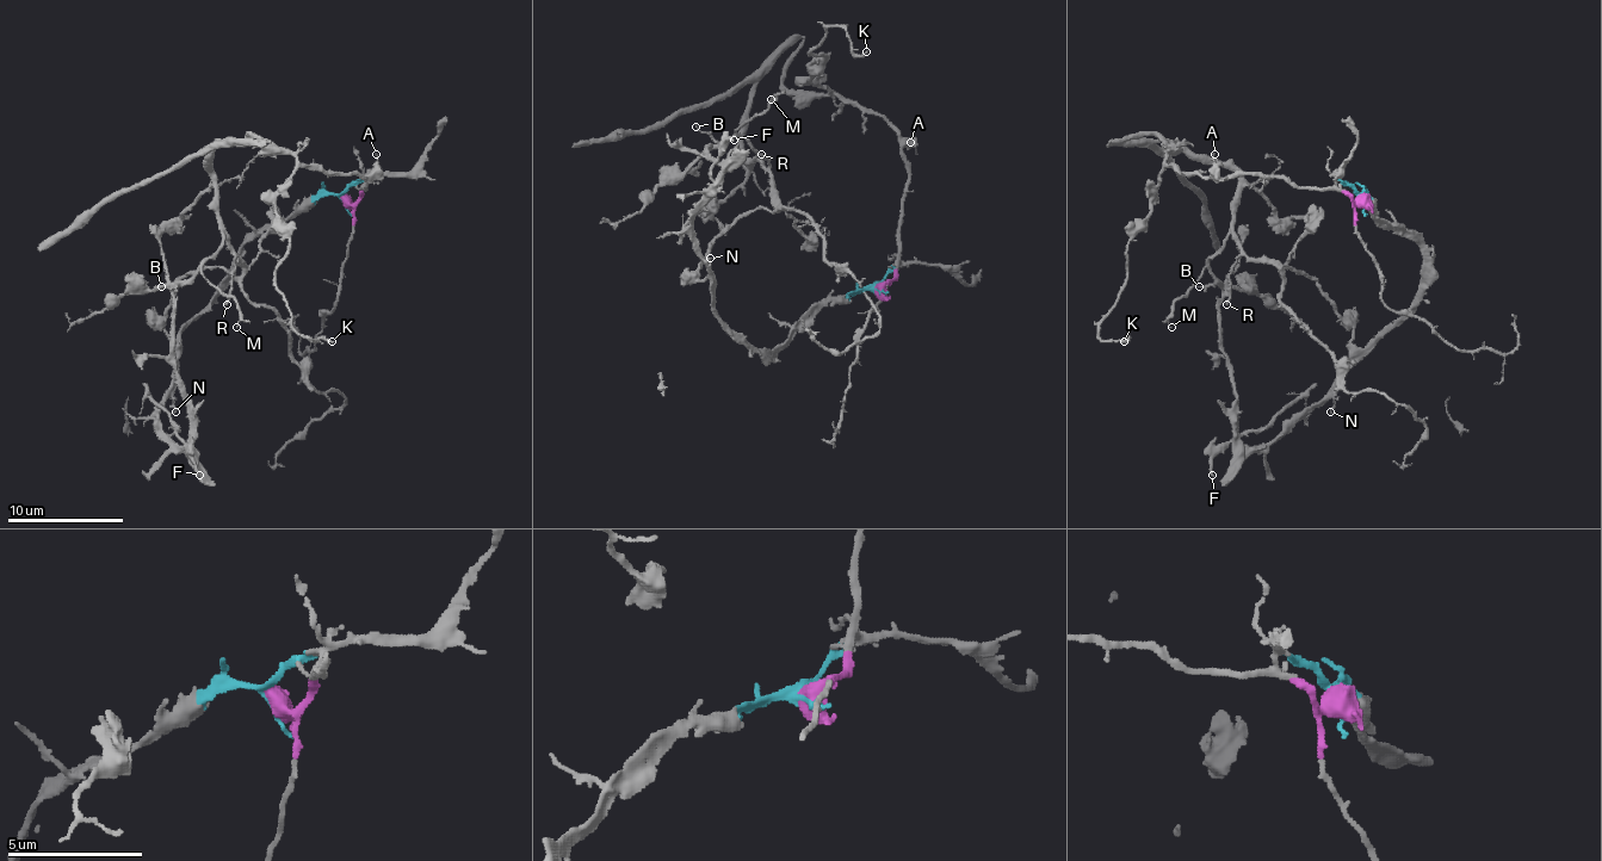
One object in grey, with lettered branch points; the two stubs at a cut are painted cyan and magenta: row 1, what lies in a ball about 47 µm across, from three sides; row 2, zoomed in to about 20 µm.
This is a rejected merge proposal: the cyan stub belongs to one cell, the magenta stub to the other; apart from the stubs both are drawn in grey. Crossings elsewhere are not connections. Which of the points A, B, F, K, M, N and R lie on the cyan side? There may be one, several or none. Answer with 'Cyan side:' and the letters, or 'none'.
Cyan side: F, N

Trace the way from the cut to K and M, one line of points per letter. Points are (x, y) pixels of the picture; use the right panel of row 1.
K: (1360, 198), (1166, 166), (1129, 243), (1125, 287), (1100, 324), (1102, 340), (1123, 342)
M: (1360, 198), (1186, 174), (1155, 134), (1114, 140), (1161, 140), (1238, 178), (1226, 241), (1175, 302), (1171, 328)

